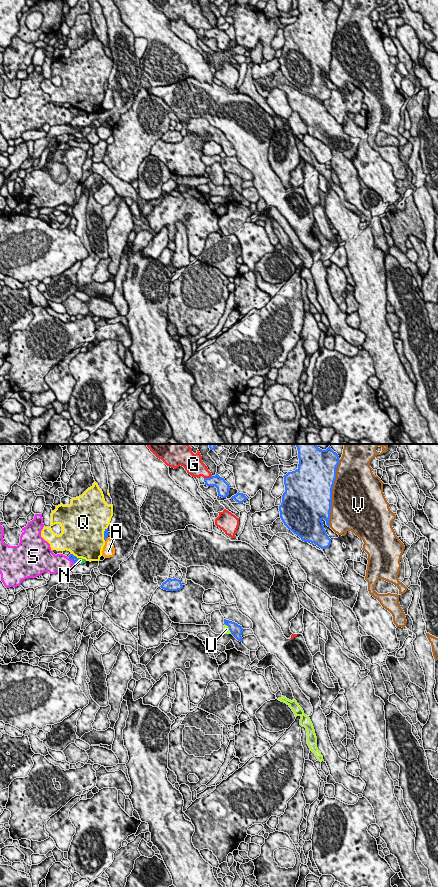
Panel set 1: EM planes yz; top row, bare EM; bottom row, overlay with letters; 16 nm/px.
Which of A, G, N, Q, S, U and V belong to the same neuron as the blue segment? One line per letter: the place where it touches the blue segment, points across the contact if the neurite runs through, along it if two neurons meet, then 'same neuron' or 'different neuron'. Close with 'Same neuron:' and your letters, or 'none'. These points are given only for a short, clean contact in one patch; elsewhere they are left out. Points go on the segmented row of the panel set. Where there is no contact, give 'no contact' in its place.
A: yz (106, 538) | different neuron
G: yz (208, 478) | different neuron
N: yz (78, 561) | along yz (77, 558), (79, 563) | different neuron
Q: yz (73, 555) | different neuron
S: yz (72, 560) | along yz (68, 558), (76, 564) | different neuron
U: yz (229, 629) | different neuron
V: yz (331, 493) | different neuron
Same neuron: none

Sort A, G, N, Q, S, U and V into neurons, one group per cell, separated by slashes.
A / G / N / Q / S / U / V

